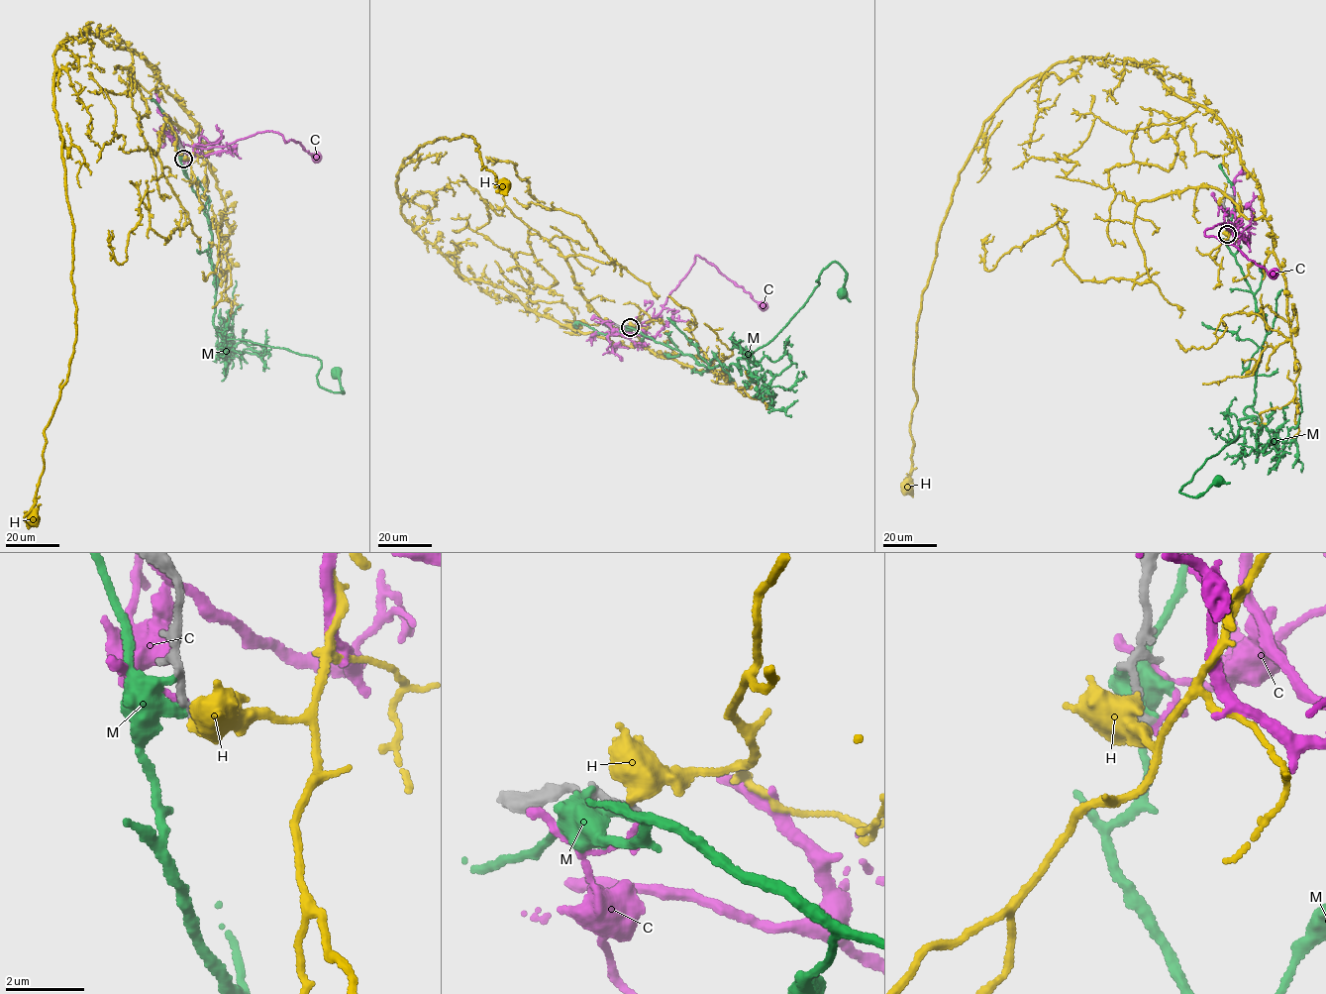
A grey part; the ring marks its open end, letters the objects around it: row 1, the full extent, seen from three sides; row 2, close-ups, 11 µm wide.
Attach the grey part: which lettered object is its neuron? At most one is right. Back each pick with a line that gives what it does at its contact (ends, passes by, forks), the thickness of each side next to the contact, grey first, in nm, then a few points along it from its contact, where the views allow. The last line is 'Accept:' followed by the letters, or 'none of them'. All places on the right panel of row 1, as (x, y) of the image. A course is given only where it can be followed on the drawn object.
Accept: none of them

